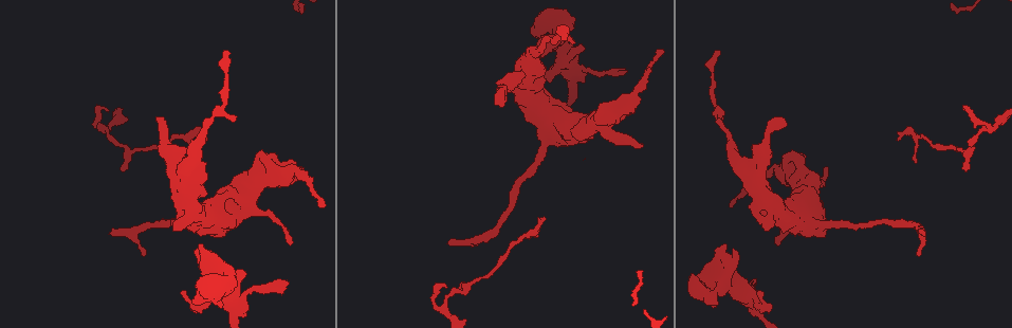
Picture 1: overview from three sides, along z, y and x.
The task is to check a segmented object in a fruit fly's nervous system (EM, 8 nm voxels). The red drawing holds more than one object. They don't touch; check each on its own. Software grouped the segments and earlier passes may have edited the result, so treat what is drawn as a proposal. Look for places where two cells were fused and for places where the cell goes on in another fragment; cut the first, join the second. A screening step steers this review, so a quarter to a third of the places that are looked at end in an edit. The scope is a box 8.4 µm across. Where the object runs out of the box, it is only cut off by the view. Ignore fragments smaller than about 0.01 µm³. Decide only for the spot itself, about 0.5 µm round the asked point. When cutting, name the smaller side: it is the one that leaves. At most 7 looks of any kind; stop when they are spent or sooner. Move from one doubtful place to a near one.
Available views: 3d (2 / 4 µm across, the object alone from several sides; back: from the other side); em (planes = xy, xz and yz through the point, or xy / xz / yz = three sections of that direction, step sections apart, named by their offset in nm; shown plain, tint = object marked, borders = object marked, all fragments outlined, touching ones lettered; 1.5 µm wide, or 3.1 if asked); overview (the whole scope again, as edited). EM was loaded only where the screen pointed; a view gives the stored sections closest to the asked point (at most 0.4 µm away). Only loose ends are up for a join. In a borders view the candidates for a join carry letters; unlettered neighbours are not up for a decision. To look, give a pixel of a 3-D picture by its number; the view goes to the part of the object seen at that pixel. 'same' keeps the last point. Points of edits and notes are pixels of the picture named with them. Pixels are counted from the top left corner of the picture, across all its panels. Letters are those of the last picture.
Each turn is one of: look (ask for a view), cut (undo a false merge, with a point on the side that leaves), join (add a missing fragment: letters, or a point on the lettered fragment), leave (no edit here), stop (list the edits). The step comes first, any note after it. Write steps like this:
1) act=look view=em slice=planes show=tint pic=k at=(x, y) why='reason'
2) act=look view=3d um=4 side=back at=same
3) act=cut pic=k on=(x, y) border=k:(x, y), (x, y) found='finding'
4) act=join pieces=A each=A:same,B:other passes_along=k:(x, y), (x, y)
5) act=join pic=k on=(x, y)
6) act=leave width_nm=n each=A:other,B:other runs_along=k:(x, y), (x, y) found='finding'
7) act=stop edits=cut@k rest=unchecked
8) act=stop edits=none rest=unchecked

act=look view=3d um=4 pic=1 at=(824, 184) why='calibre changes'

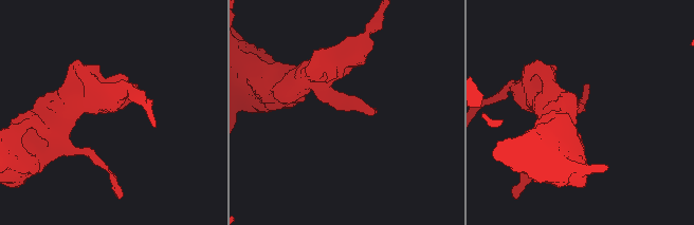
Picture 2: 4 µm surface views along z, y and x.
act=look view=em slice=planes show=tint pic=2 at=(581, 109)

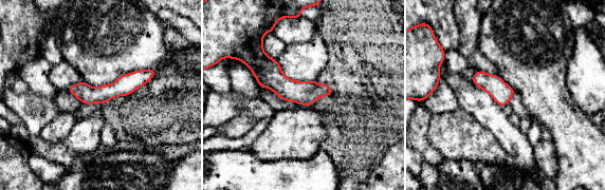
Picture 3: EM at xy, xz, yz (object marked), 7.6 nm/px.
act=look view=em slice=planes show=borders at=same

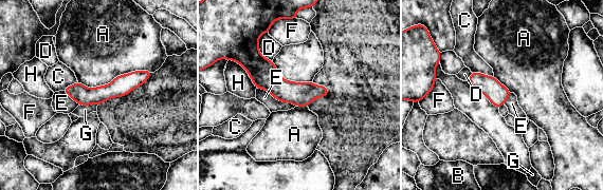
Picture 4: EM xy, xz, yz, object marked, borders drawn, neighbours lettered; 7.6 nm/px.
act=leave each=A:other,B:other,C:other,D:other,E:other,F:other,G:other,H:other runs_along=4:(245, 63), (284, 91), (325, 93) found='continuous, no second cell'

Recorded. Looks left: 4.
act=look view=em slice=planes show=borders pic=1 at=(163, 125) why='an open end'

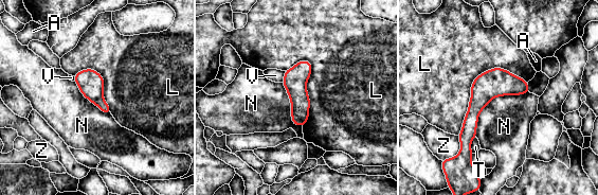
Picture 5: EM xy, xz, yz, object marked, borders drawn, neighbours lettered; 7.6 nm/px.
act=leave width_nm=180 each=A:other,L:other,N:other,T:other,V:other,Z:other found='none of them fits'

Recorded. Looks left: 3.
act=look view=em slice=yz step=4 show=tint pic=1 at=(144, 255) why='an open end'

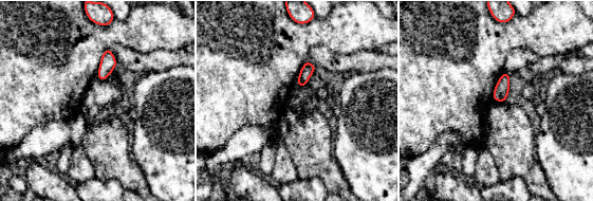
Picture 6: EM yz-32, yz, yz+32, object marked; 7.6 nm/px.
act=look view=em slice=planes show=borders at=same

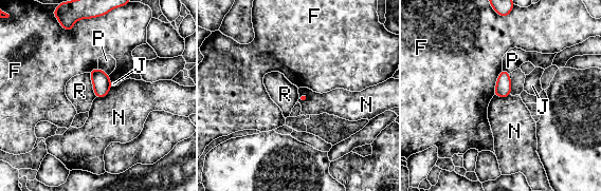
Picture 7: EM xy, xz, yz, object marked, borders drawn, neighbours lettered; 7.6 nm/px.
act=leave each=F:other,J:other,N:other,P:other,R:other border=7:(111, 86), (105, 96), (96, 97) found='no lettered fragment goes on from it'

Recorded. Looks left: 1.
act=stop edits=none rest=unchecked

